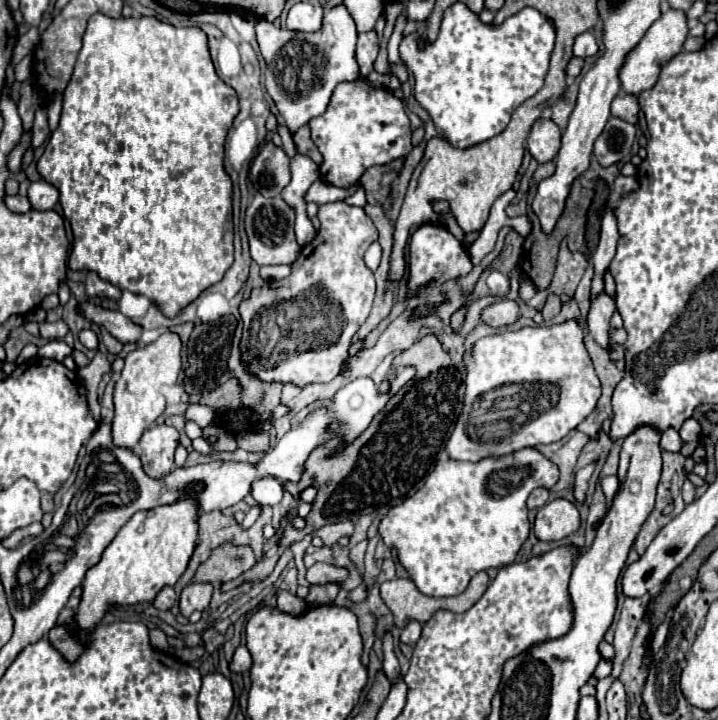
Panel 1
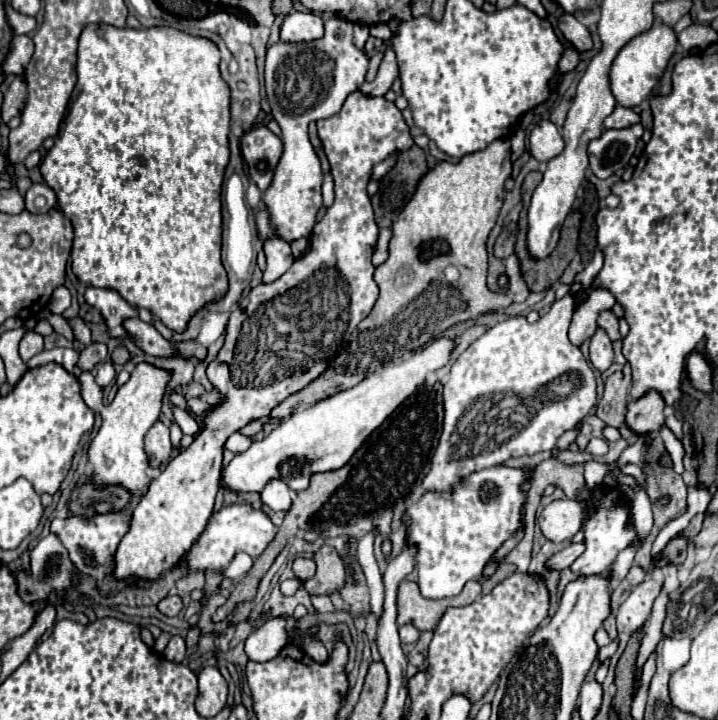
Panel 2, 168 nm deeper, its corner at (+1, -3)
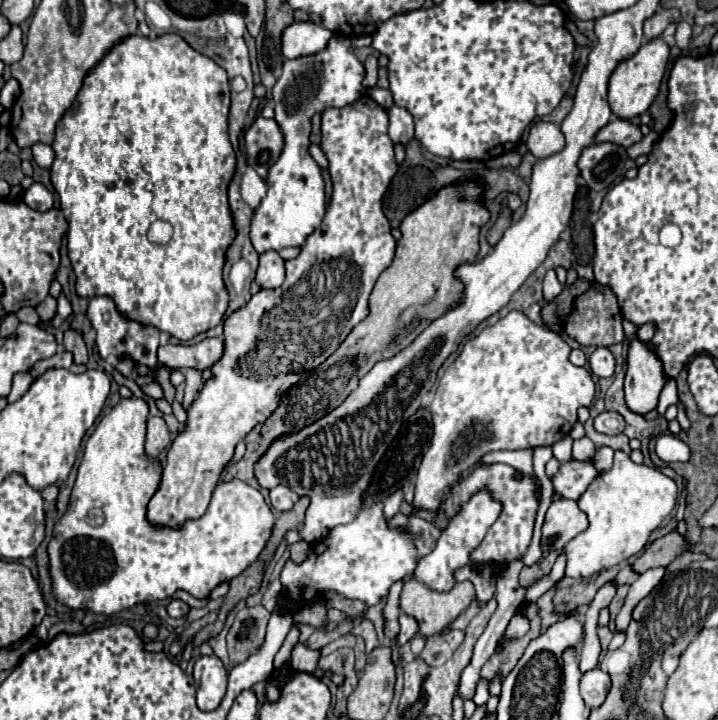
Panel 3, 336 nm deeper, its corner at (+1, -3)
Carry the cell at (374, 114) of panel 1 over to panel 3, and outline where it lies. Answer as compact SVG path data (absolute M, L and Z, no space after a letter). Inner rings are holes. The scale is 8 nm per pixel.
M362 96L346 108L328 108L322 112L320 146L328 158L334 186L324 220L308 236L298 258L286 262L284 284L274 290L256 292L244 308L224 320L224 354L212 366L212 378L204 382L198 398L188 408L186 428L168 450L162 482L148 502L146 516L150 524L178 530L184 522L200 518L210 504L222 470L234 456L236 444L246 438L256 424L262 424L280 406L282 396L302 378L302 374L320 366L370 312L370 292L378 276L390 266L396 248L390 224L382 212L382 196L398 170L394 146L388 138L388 112L370 96Z

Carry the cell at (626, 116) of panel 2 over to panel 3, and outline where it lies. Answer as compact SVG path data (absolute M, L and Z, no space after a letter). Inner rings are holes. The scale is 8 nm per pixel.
M612 118L610 124L606 124L598 136L596 142L614 142L614 144L622 144L624 148L636 144L638 140L642 140L643 134L636 124L632 124L630 120L624 118Z

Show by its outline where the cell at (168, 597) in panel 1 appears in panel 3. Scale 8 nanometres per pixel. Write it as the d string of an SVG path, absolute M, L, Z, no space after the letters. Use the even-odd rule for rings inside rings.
M170 600L168 606L166 606L166 610L168 610L168 614L172 618L180 618L180 616L186 616L186 612L190 610L190 606L186 602L182 602L182 600Z

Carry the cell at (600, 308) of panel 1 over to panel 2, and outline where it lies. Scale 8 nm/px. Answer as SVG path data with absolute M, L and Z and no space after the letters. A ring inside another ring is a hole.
M598 328L596 334L590 340L590 362L592 362L592 366L596 370L606 372L610 368L610 364L612 364L612 358L614 358L612 342L606 336L606 332L602 328Z

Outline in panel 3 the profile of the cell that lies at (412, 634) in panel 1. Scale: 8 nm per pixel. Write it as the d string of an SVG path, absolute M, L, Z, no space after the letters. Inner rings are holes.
M400 614L400 634L398 634L398 644L406 644L408 640L414 638L414 634L418 634L418 624L414 618Z

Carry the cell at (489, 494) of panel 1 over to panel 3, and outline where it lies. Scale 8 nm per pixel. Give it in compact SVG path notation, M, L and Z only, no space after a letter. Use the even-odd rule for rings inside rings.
M482 488L476 494L472 494L470 500L460 506L458 514L450 518L448 526L442 530L442 536L438 538L436 548L418 562L414 570L414 578L426 584L434 592L450 592L456 584L454 572L462 566L472 564L472 552L482 544L488 528L498 520L500 512L502 512L502 504L494 498L494 494L488 488Z

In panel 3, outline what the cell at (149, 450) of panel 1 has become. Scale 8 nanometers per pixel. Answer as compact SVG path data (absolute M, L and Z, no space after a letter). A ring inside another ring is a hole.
M150 416L148 418L148 434L146 434L146 454L158 458L160 452L170 446L170 442L172 442L172 438L166 428L166 422L158 416Z

